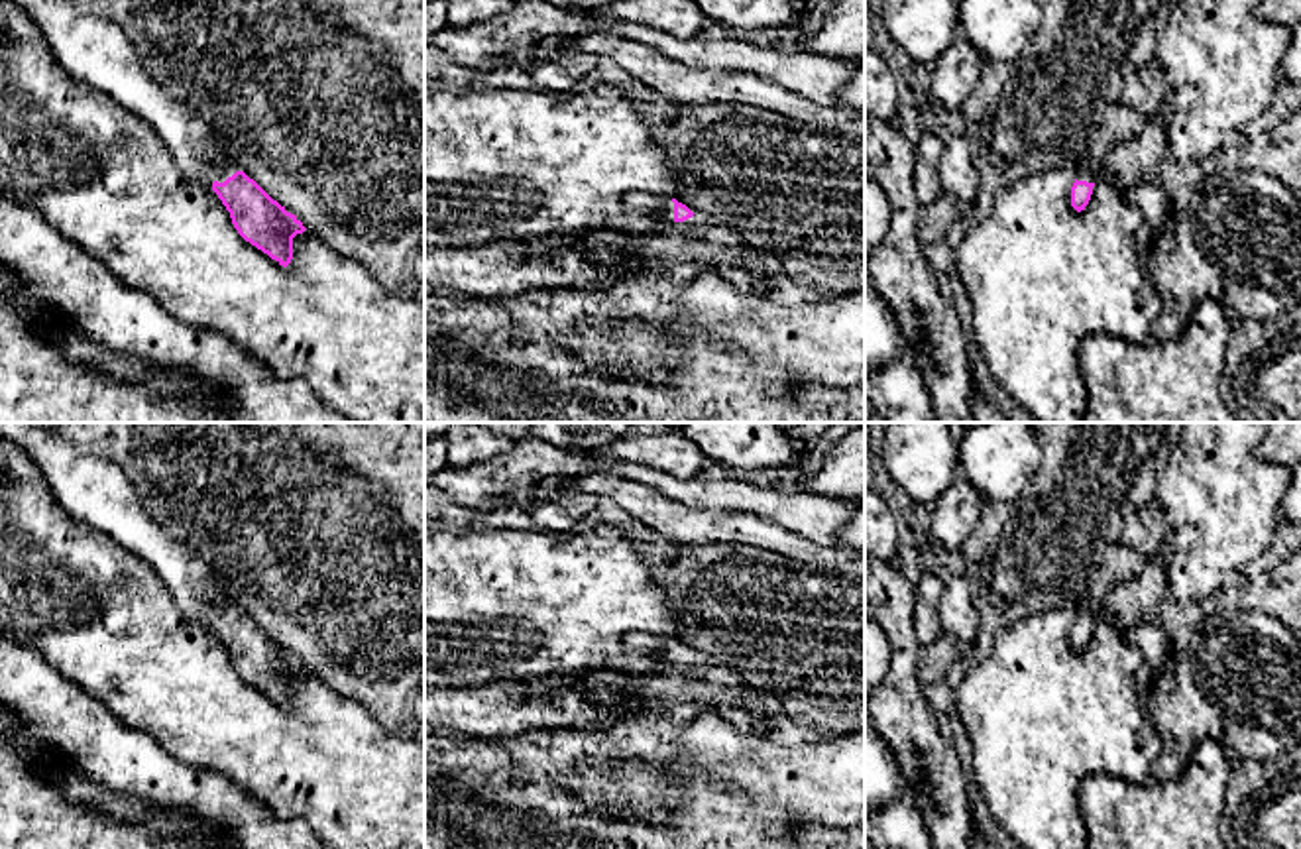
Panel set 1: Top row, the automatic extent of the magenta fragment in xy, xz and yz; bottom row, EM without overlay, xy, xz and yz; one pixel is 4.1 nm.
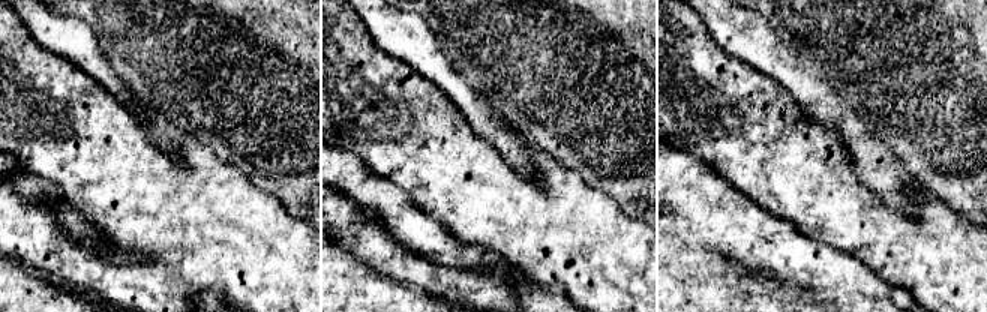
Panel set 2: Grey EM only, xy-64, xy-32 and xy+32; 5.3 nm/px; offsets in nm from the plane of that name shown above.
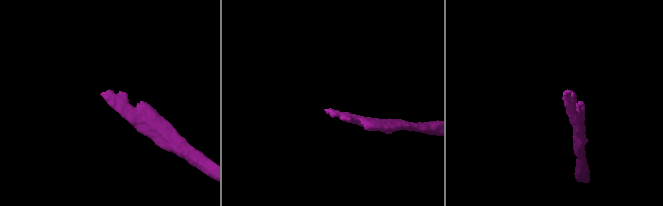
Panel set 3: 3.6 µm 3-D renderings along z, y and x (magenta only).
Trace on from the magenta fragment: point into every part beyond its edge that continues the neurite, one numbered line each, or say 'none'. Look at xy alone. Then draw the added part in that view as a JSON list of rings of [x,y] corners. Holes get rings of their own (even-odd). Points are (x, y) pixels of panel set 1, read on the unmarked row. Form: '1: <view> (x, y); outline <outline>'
1: xy (97, 492); outline [[[0,423],[0,440],[33,460],[71,517],[143,558],[189,621],[212,627],[238,611],[214,570],[145,509],[122,466],[81,452],[37,423]]]

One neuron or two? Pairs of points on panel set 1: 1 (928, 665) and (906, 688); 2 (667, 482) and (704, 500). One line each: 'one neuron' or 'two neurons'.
1: two neurons
2: one neuron

